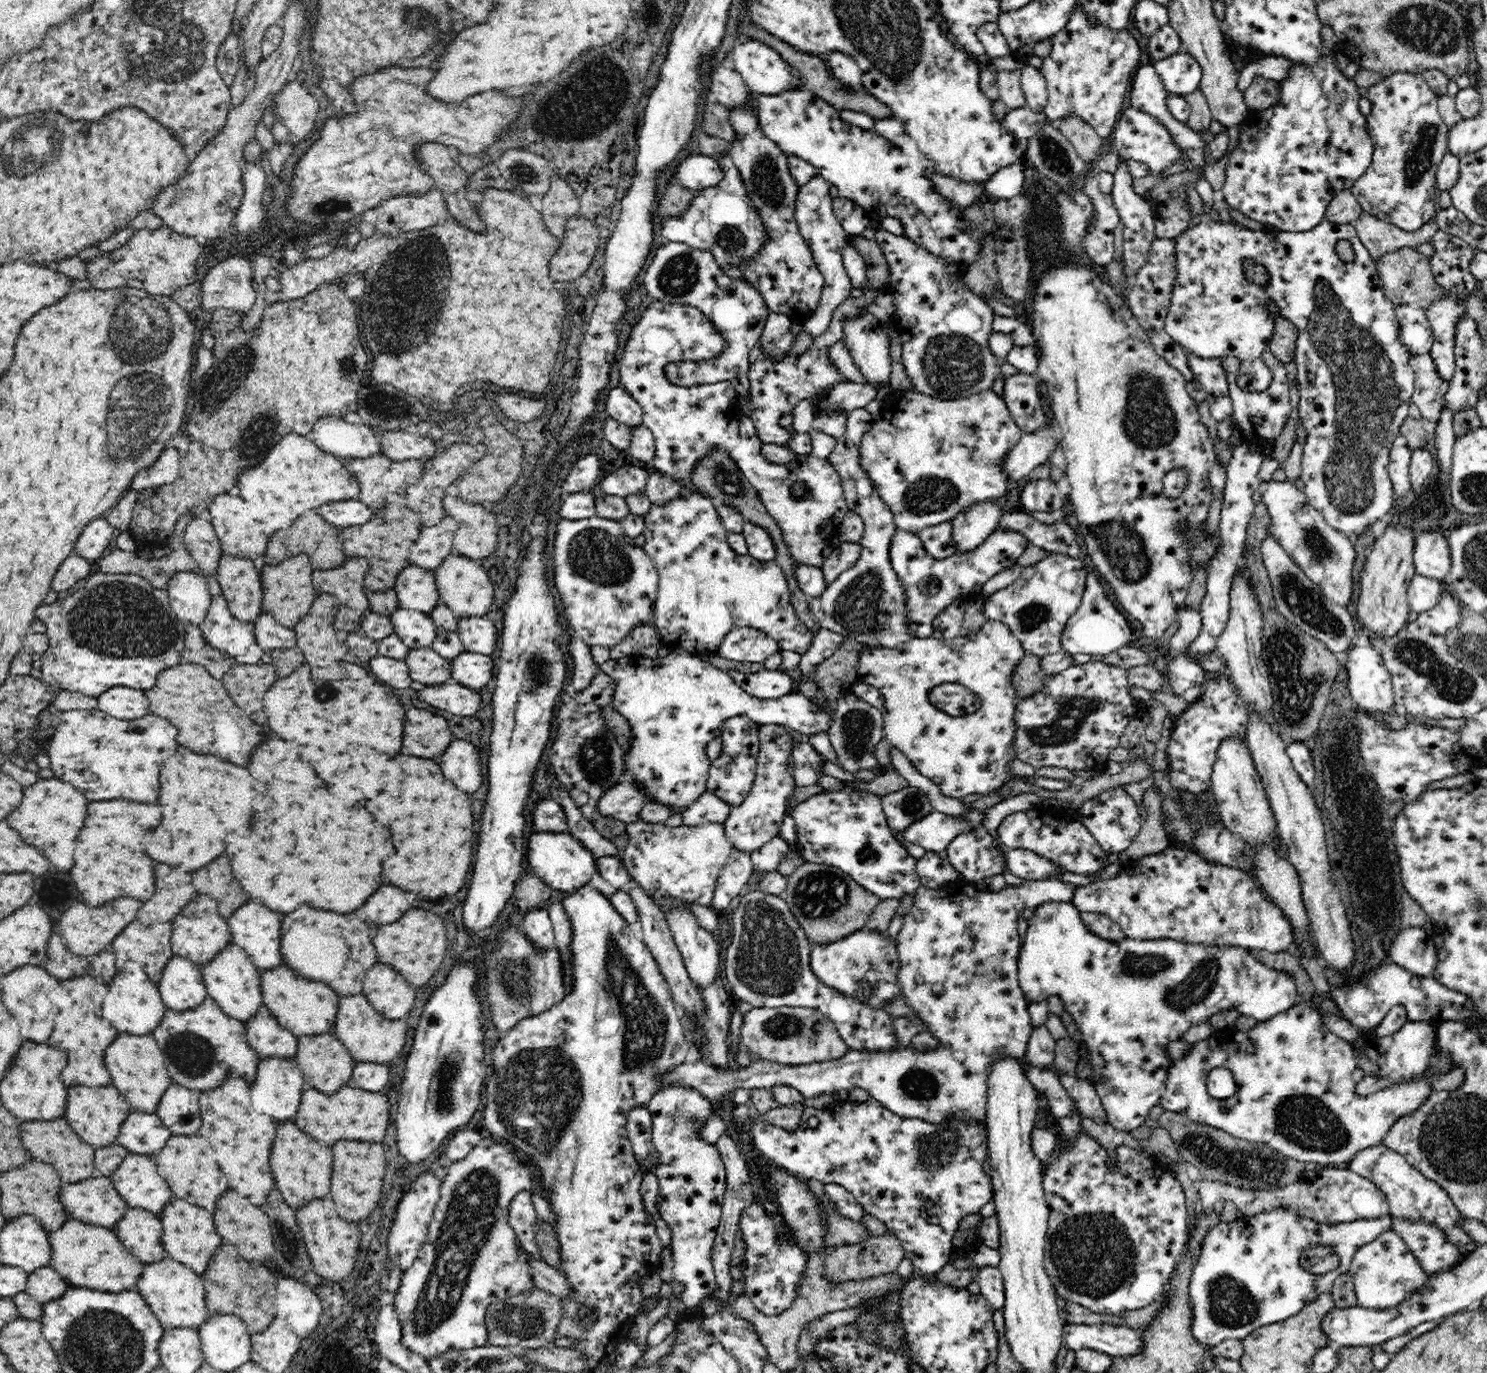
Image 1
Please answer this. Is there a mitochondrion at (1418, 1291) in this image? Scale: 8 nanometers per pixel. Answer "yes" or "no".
no

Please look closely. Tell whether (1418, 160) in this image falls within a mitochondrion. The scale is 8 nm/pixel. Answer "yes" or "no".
yes

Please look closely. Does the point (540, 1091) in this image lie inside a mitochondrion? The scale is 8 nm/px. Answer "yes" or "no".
yes

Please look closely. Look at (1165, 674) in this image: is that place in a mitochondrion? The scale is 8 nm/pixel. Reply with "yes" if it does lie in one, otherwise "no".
no

